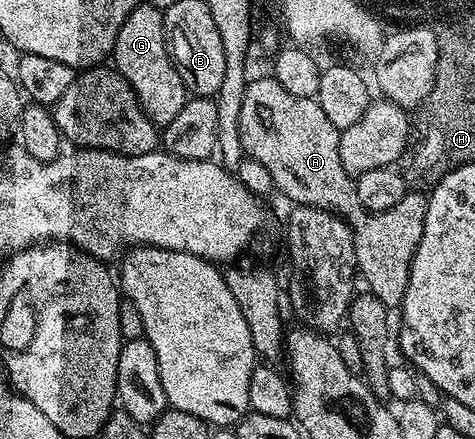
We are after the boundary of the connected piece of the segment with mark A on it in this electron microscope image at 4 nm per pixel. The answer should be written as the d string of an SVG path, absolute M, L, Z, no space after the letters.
M274 76L265 79L257 80L256 82L247 83L247 91L245 92L245 100L241 104L241 120L239 121L239 135L241 136L241 144L243 145L244 155L253 160L257 160L266 170L269 171L269 176L273 176L273 184L276 191L281 195L284 194L288 198L288 203L296 206L312 206L313 208L325 208L329 212L339 215L349 224L349 228L353 232L353 244L355 245L355 265L357 274L360 279L367 281L366 289L373 296L377 296L377 300L381 300L381 304L385 304L388 308L402 307L405 300L405 288L409 288L409 272L413 264L413 256L417 252L417 248L421 244L421 236L425 232L425 216L427 215L427 200L426 193L409 192L397 204L393 204L393 208L389 208L381 214L373 214L368 212L361 204L361 200L355 191L356 179L345 172L345 164L341 164L341 148L339 147L340 131L333 128L333 124L329 121L329 116L325 116L325 112L321 112L318 101L305 96L292 96L290 92L285 92L285 88L281 88L281 84L277 84Z

